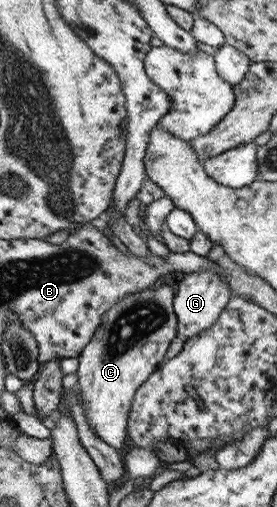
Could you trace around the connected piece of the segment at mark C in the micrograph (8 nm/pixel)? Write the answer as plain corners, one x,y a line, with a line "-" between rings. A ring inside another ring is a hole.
162,283
156,289
146,287
120,297
102,313
98,328
78,356
75,374
78,376
79,401
85,408
88,426
115,449
122,448
126,440
126,423
134,392
162,363
162,356
175,337
173,296
172,288
-
148,342
154,342
156,348
140,352

